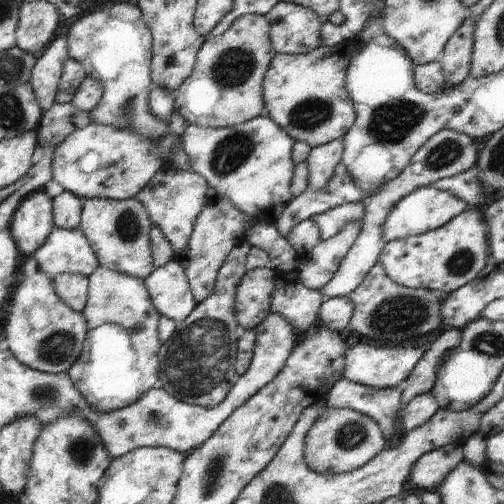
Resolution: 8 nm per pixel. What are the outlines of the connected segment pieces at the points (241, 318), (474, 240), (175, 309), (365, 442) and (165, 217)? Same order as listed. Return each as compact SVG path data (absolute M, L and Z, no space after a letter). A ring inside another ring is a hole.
M263 267L247 272L237 287L235 316L243 329L256 329L269 312L276 272Z
M466 210L445 226L422 235L388 241L378 256L384 273L398 285L452 293L478 276L490 259L487 228L478 210Z
M177 260L156 267L144 283L152 305L161 316L182 322L196 309L184 268Z
M323 407L319 410L318 421L310 428L305 439L305 464L310 470L322 475L345 474L361 468L385 448L382 432L372 418L354 410Z
M165 167L134 199L144 206L150 223L160 228L176 254L188 246L196 220L204 209L209 194L211 194L211 189L204 178L201 178L196 172L192 170L181 172Z

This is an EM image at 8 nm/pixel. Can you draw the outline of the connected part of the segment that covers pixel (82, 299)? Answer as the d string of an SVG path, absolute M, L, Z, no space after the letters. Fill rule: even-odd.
M63 273L53 279L54 291L72 310L83 312L89 290L88 277Z

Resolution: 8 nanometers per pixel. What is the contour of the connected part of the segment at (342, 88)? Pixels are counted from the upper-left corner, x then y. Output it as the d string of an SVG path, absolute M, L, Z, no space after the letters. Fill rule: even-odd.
M346 43L319 47L307 54L274 56L263 81L263 98L269 118L280 126L295 142L301 141L311 148L344 137L356 121L355 107L346 91L345 77L350 65Z

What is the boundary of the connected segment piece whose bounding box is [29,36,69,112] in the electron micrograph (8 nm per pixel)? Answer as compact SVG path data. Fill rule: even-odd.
M55 36L49 46L37 56L29 84L43 112L48 111L55 104L63 65L68 58L66 36Z

